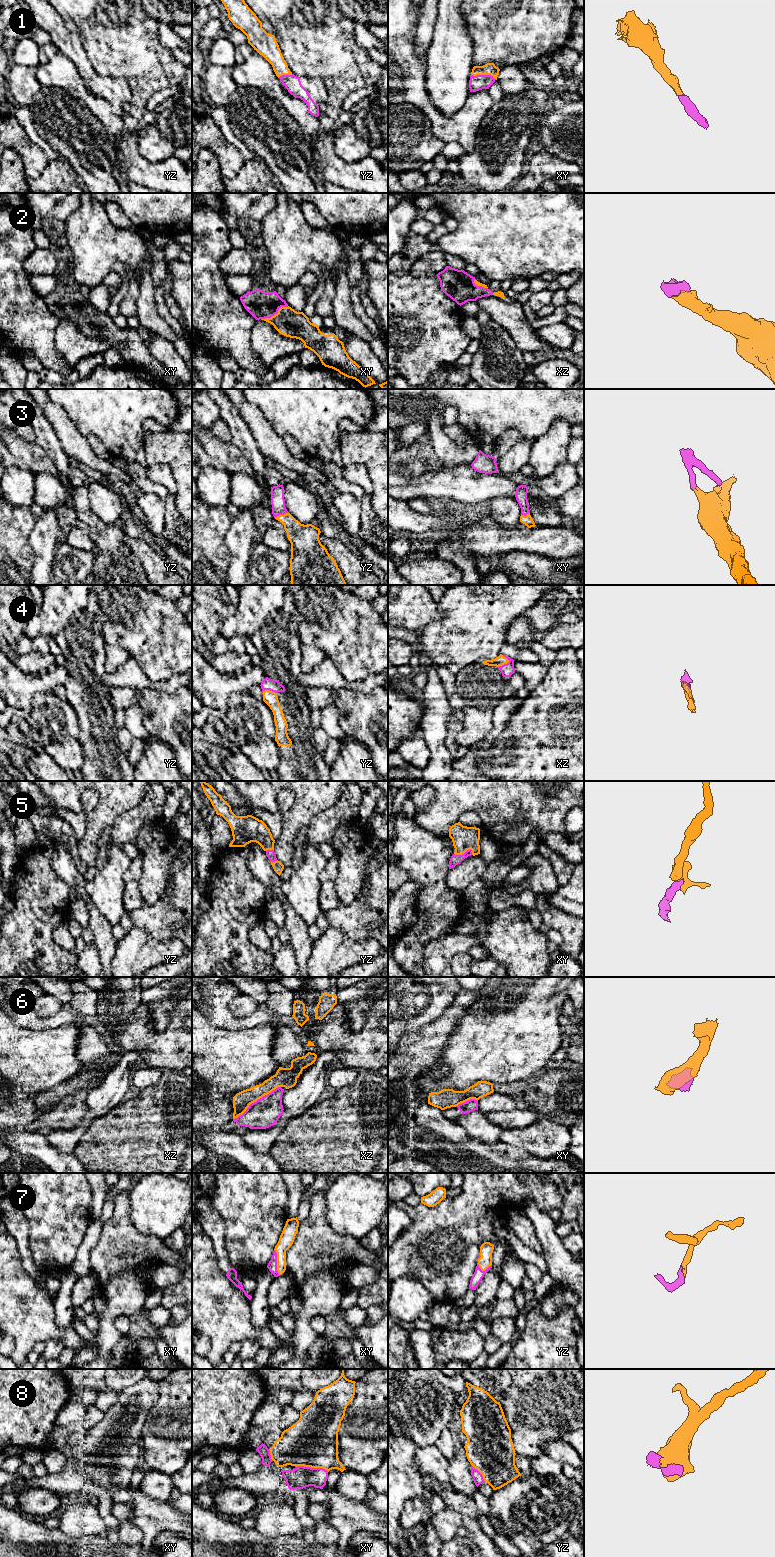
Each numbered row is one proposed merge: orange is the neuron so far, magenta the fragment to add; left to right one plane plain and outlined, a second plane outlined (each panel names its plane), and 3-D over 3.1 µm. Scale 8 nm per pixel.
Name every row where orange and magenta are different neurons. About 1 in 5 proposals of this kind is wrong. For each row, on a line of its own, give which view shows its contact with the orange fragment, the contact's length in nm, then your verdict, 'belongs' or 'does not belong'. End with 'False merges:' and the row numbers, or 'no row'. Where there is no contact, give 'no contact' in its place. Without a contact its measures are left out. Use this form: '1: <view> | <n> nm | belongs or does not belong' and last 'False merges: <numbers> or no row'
1: xy | 220 nm | belongs
2: xy | 240 nm | belongs
3: yz | 130 nm | belongs
4: xz | 110 nm | belongs
5: xy | 160 nm | belongs
6: xz | 460 nm | does not belong
7: xy | 220 nm | belongs
8: xy | 260 nm | belongs
False merges: 6

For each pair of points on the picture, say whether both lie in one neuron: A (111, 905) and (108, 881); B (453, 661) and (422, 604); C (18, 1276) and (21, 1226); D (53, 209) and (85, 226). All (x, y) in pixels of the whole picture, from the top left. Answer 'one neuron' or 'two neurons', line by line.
A: one neuron
B: two neurons
C: two neurons
D: two neurons

